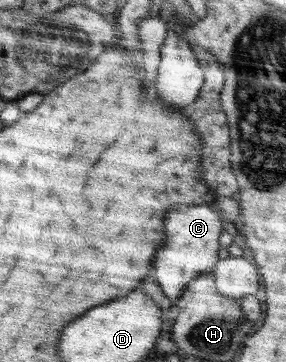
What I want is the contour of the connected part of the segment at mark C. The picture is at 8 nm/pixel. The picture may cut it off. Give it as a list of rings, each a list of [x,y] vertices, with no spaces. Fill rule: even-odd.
[[[192,205],[180,210],[170,210],[170,220],[166,216],[164,226],[165,239],[163,245],[155,252],[152,271],[155,272],[155,282],[161,286],[162,292],[170,298],[174,306],[184,287],[197,276],[212,273],[219,261],[223,216],[214,205]]]

